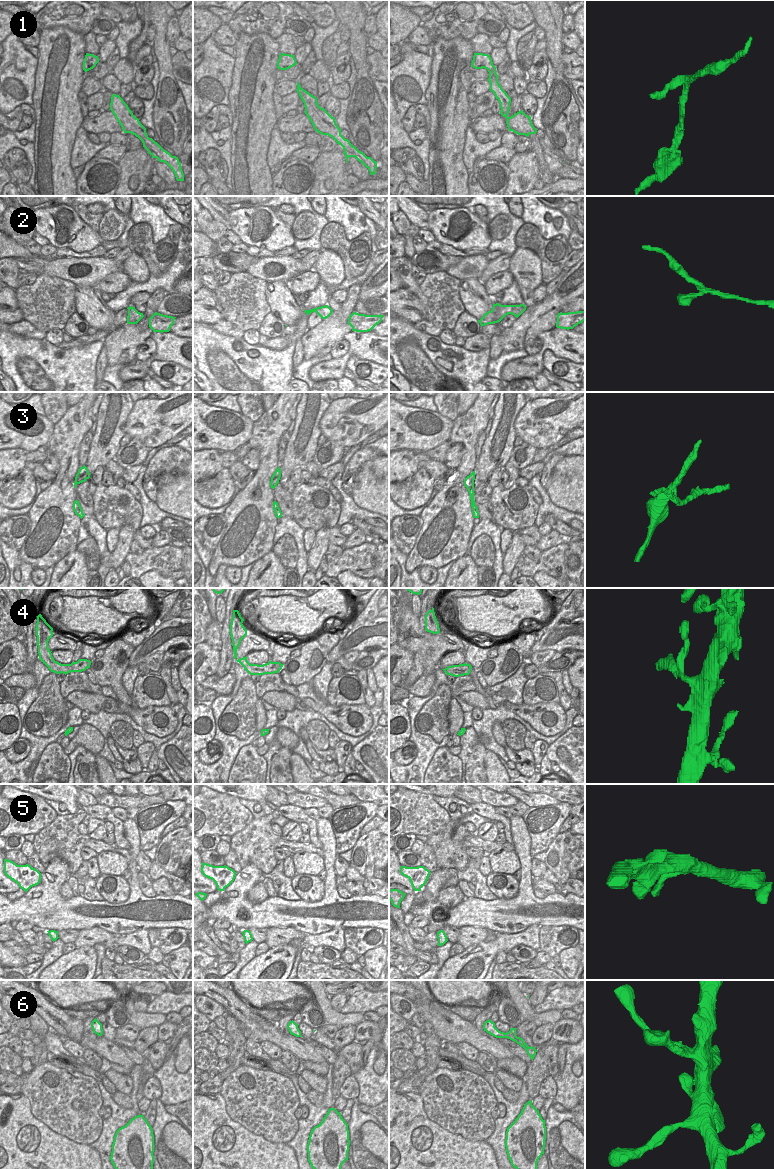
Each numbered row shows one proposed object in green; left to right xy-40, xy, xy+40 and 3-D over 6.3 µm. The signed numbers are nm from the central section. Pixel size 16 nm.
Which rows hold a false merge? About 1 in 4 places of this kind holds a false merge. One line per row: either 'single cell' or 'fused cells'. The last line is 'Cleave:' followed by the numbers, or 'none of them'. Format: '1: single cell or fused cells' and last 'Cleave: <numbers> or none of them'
1: single cell
2: single cell
3: fused cells
4: single cell
5: single cell
6: single cell
Cleave: 3

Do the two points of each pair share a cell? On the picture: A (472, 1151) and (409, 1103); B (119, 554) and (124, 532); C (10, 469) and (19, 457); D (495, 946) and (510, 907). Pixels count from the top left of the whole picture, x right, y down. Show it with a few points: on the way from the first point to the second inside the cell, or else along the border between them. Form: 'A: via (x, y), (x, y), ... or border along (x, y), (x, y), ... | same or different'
A: via (455, 1151), (420, 1120) | same
B: via (122, 549), (125, 537) | same
C: via (10, 466), (16, 460) | same
D: border along (523, 930), (517, 933), (497, 933) | different

